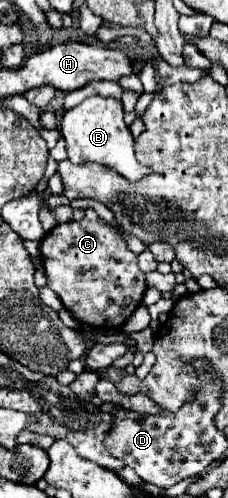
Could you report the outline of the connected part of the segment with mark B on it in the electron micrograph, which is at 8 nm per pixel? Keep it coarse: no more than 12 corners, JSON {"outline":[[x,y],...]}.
{"outline":[[92,96],[64,114],[74,164],[146,176],[120,100]]}

